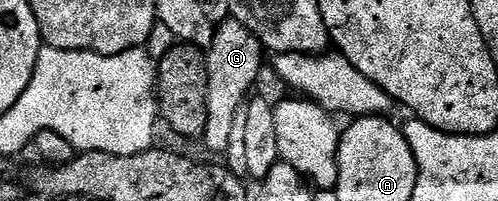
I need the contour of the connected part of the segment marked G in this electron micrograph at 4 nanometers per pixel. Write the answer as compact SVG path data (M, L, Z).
M226 20L222 25L219 23L214 29L210 46L205 49L208 66L208 126L204 143L218 154L225 154L228 150L236 112L247 103L251 95L249 92L253 90L254 84L259 83L264 67L264 45L258 39L257 31L249 23L246 24L238 20Z

